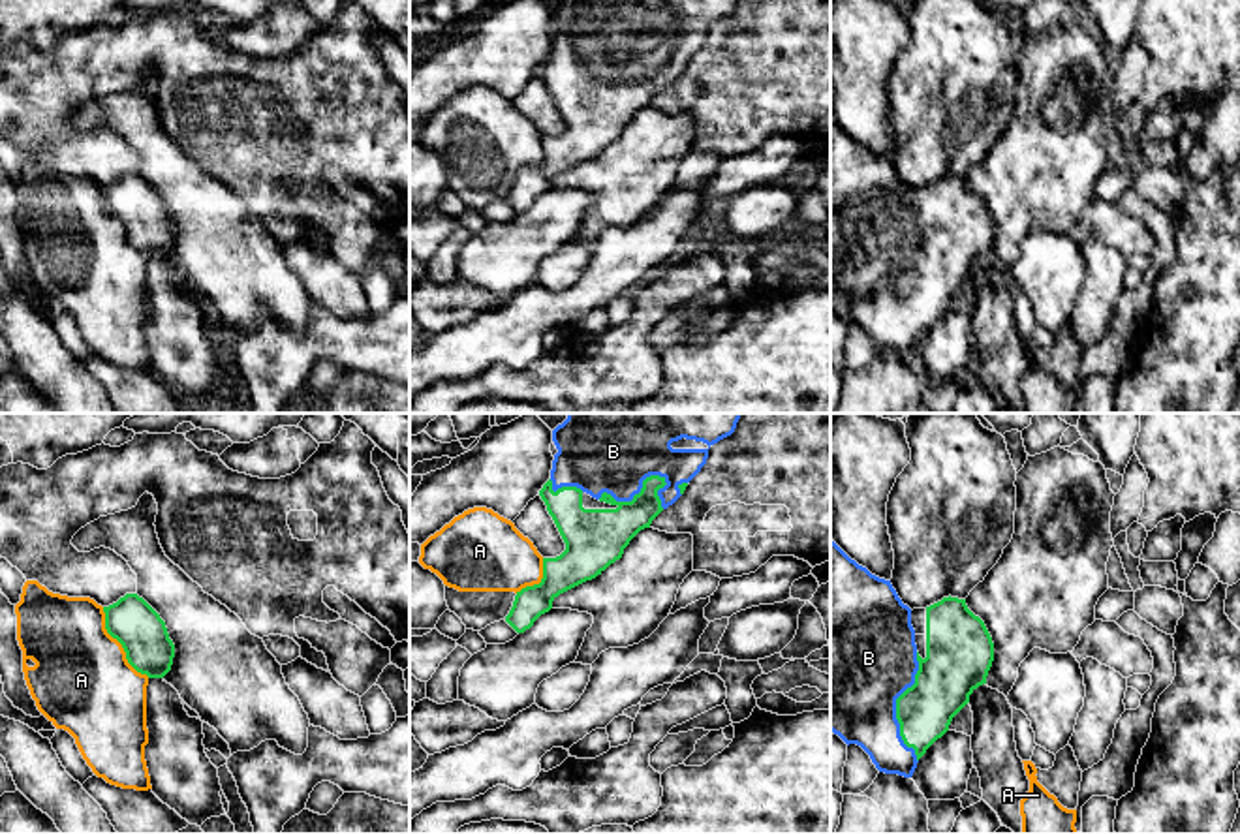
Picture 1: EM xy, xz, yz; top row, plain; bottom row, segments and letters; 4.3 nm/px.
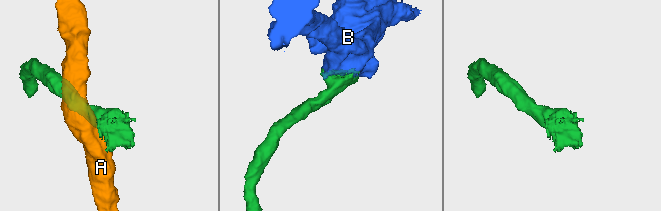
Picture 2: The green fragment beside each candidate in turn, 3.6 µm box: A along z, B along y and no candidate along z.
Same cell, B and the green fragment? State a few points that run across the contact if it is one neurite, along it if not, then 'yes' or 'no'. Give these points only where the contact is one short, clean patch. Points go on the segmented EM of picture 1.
yes

